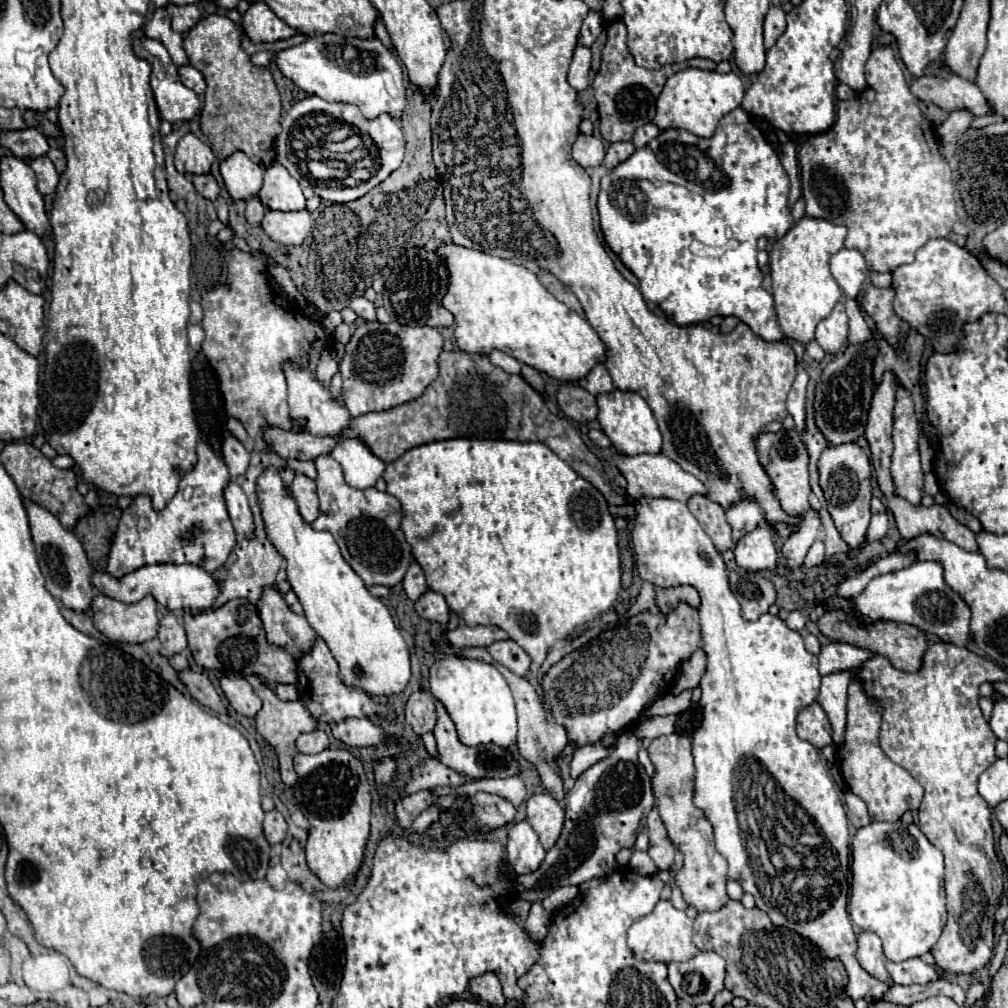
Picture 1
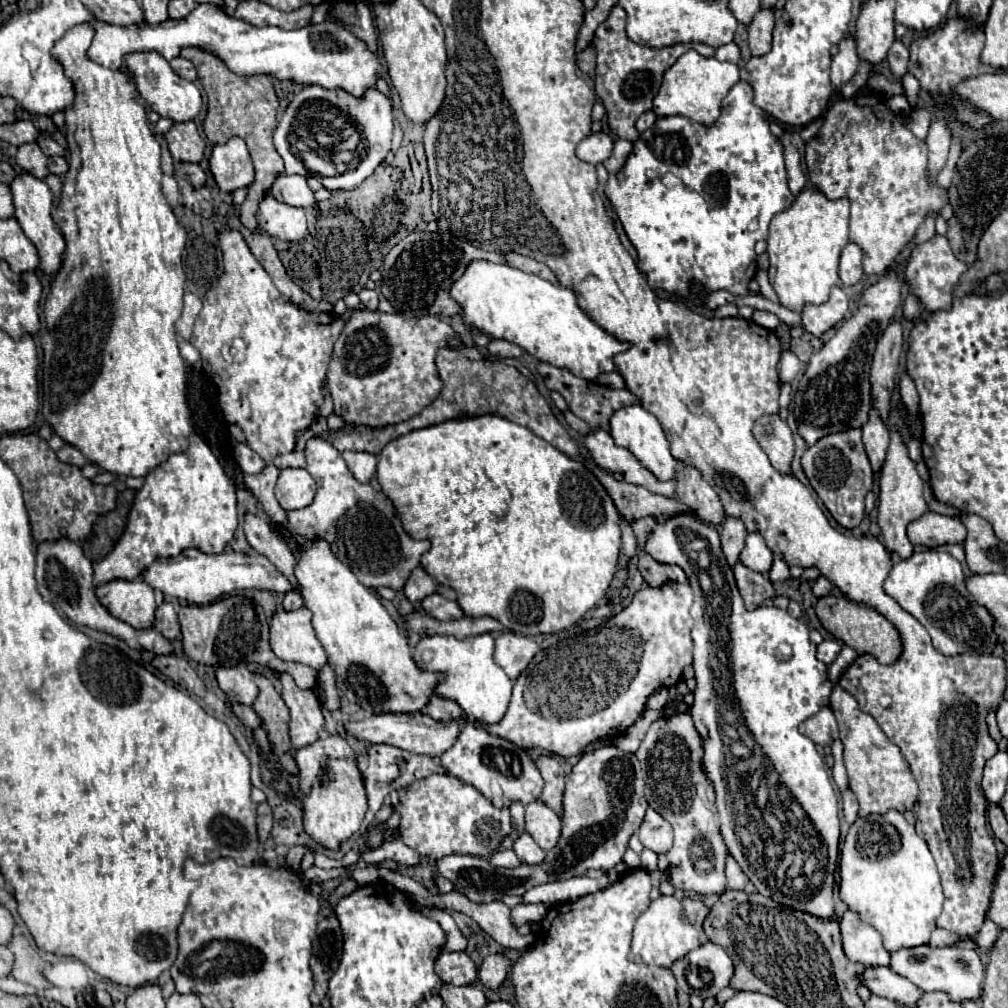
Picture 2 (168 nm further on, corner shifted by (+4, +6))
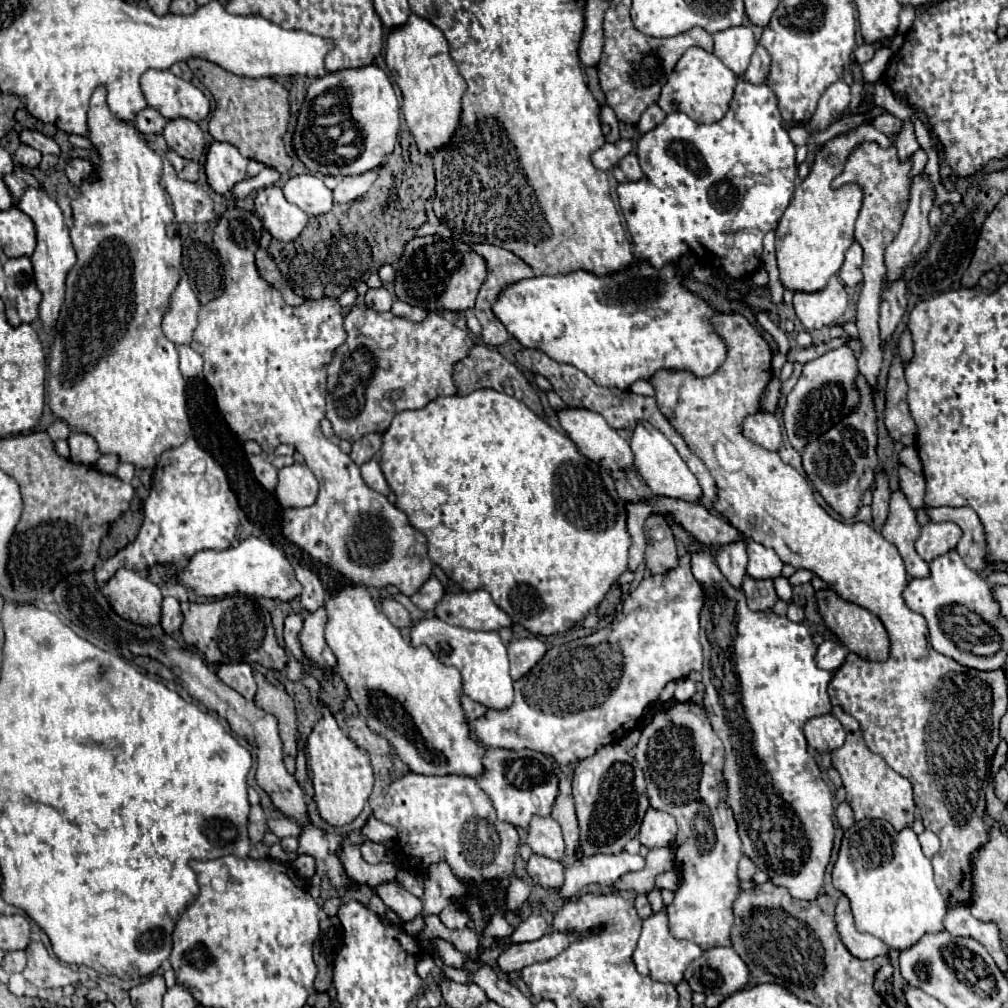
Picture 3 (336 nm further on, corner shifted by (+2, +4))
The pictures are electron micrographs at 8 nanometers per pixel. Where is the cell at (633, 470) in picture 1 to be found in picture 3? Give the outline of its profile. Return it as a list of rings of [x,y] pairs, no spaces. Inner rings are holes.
[[[566,407],[556,411],[558,421],[562,425],[562,429],[566,431],[566,435],[572,439],[572,443],[576,445],[576,449],[580,449],[580,453],[584,453],[590,461],[596,461],[602,467],[608,469],[626,469],[634,465],[634,457],[632,457],[632,449],[628,445],[626,439],[622,439],[606,421],[600,413],[594,413],[590,409],[576,409],[576,407]]]

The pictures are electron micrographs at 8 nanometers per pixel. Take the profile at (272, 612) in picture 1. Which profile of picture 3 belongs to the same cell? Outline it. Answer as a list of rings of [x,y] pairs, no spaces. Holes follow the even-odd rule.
[[[320,607],[318,611],[310,613],[304,621],[304,627],[300,631],[300,643],[302,649],[306,653],[306,657],[316,663],[318,667],[334,667],[336,665],[336,657],[332,653],[332,649],[328,647],[326,639],[324,639],[324,629],[326,629],[326,609]]]

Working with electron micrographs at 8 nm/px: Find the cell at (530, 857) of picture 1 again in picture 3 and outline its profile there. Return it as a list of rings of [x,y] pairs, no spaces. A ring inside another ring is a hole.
[[[532,855],[528,861],[528,875],[544,889],[560,891],[564,885],[564,865],[560,861],[552,861],[542,855]]]

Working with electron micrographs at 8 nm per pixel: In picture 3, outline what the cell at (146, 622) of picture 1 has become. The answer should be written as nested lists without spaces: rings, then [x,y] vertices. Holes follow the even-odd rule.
[[[118,569],[116,575],[102,587],[102,593],[120,617],[144,627],[160,623],[162,593],[138,571]]]

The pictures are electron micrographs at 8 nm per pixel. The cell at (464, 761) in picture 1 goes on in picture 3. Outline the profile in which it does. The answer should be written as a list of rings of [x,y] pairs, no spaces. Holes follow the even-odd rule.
[[[488,749],[482,757],[482,763],[488,773],[476,781],[478,787],[490,795],[500,821],[528,829],[528,821],[534,815],[548,817],[552,813],[552,805],[558,793],[558,777],[554,773],[554,763],[550,757],[532,749]]]

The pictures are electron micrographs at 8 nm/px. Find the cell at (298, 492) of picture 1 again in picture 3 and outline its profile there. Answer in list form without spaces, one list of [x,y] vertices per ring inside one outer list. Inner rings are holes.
[[[290,465],[278,471],[276,497],[284,509],[308,507],[318,497],[318,481],[306,465]]]

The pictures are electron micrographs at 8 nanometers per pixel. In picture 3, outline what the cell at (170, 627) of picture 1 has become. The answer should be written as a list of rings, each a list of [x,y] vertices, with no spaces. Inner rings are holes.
[[[164,597],[162,603],[162,627],[168,635],[172,635],[174,631],[180,629],[182,625],[182,611],[180,611],[180,603],[174,597]]]

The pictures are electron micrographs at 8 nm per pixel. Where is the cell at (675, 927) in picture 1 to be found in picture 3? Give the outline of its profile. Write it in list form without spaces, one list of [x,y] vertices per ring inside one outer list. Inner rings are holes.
[[[664,911],[650,915],[644,923],[642,923],[642,933],[638,939],[638,959],[644,959],[644,965],[648,967],[648,977],[652,977],[654,981],[662,981],[662,983],[672,983],[678,985],[684,979],[684,969],[688,967],[690,961],[694,961],[696,957],[700,957],[702,949],[692,943],[692,941],[680,941],[674,939],[668,933],[668,917]]]

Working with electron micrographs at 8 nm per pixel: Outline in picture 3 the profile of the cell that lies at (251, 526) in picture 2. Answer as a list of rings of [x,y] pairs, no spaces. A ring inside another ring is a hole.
[[[294,565],[296,569],[296,577],[298,581],[302,583],[302,595],[300,595],[300,601],[302,601],[302,607],[310,613],[314,613],[318,607],[322,607],[326,603],[326,589],[322,587],[320,579],[306,567],[300,567],[300,565]]]

